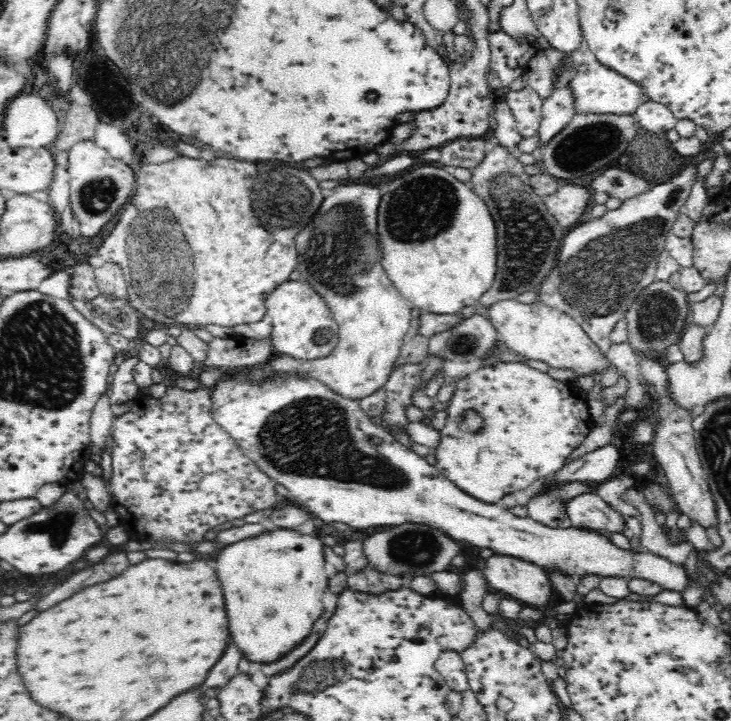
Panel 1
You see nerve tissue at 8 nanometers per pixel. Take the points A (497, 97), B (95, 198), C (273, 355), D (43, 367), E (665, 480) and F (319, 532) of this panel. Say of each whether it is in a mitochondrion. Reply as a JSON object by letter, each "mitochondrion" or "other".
{"A":"other","B":"mitochondrion","C":"other","D":"mitochondrion","E":"other","F":"other"}

